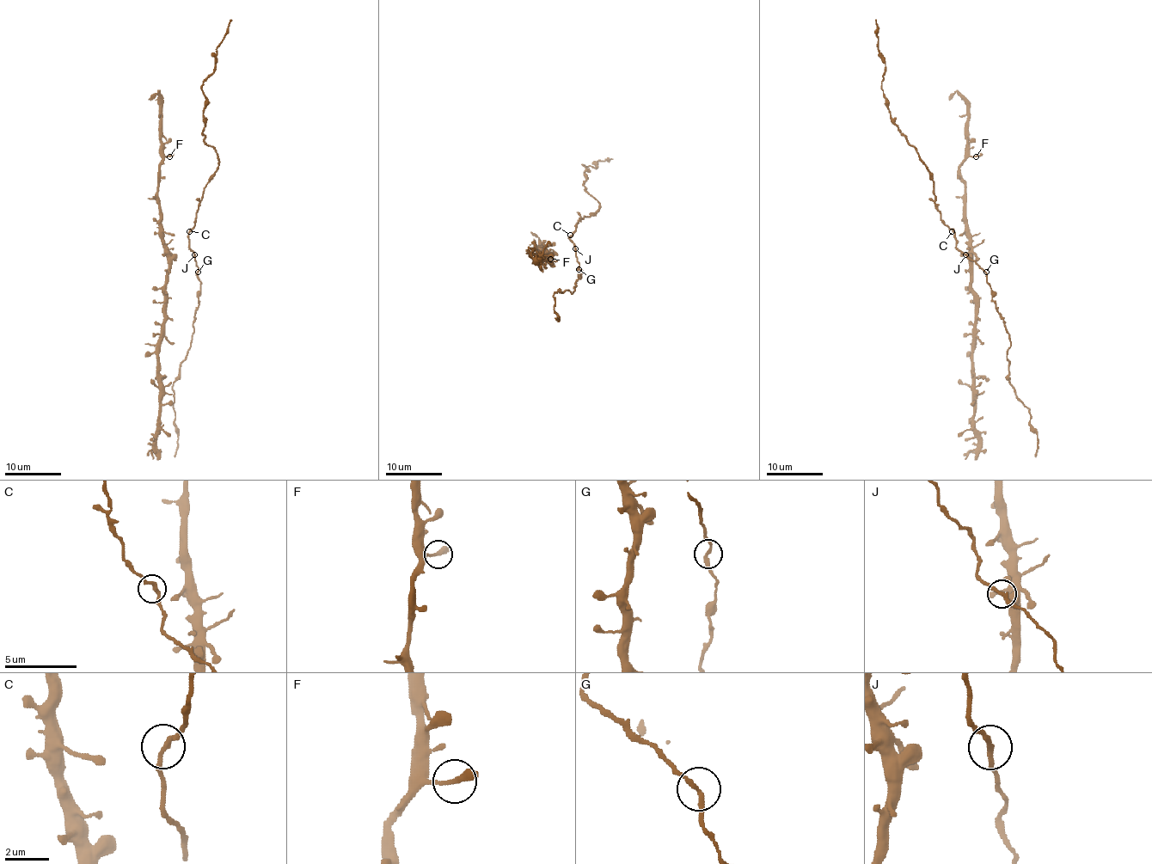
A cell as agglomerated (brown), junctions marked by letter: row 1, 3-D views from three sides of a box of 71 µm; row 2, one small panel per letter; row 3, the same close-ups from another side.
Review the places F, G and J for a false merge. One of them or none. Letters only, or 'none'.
none

